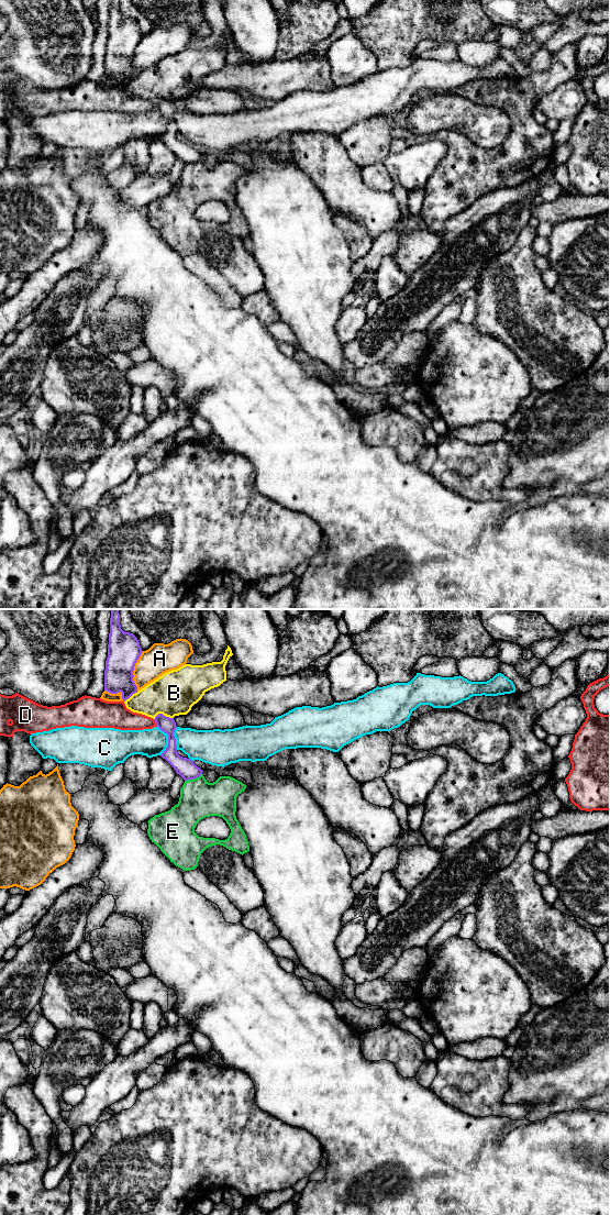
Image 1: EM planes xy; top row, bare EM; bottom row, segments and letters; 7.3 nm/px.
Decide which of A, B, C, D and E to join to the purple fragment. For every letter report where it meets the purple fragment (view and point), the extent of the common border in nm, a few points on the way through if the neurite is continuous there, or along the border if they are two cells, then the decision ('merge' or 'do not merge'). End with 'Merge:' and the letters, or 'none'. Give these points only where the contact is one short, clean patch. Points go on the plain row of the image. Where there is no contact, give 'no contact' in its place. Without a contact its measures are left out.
A: meets purple in xy at (133, 54); contact 300 nm long; border along xy (143, 35), (133, 55), (133, 66), (136, 75); do not merge
B: meets purple in xy at (163, 99); contact 140 nm long; do not merge
C: meets purple in xy at (168, 123); contact 220 nm long; do not merge
D: meets purple in xy at (155, 106); contact 50 nm long; do not merge
E: meets purple in xy at (192, 163); contact 140 nm long; border along xy (201, 157), (193, 163), (185, 165); do not merge
Merge: none

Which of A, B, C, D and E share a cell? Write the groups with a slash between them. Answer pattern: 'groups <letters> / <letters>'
groups A / B / C / D / E

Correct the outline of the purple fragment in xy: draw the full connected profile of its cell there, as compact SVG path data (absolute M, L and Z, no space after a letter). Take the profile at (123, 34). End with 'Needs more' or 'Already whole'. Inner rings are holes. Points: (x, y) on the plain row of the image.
M111 0L104 75L111 78L121 76L123 86L137 77L133 55L142 36L137 22L121 13L120 0Z. Already whole

